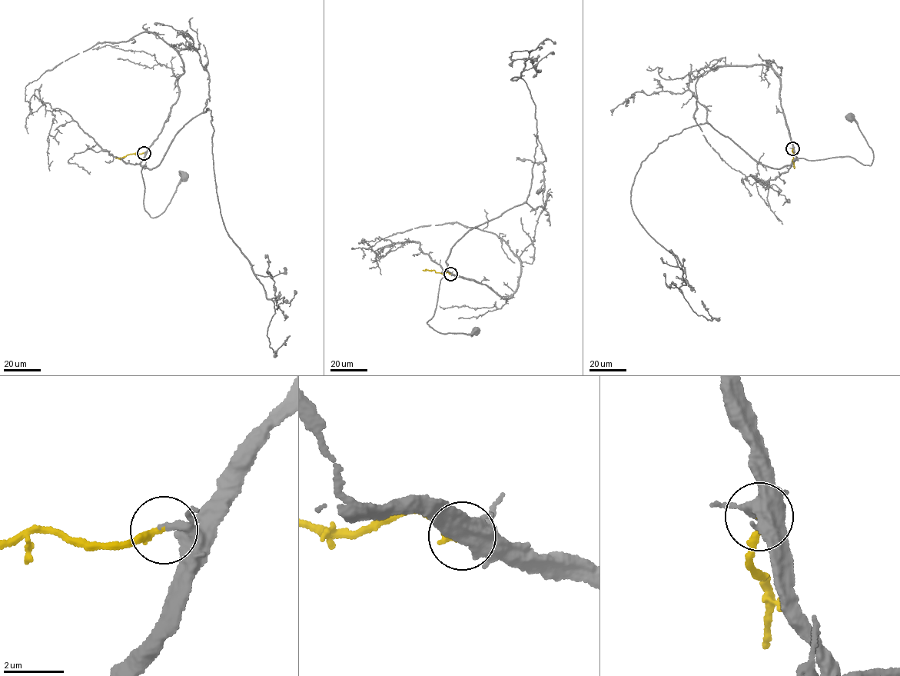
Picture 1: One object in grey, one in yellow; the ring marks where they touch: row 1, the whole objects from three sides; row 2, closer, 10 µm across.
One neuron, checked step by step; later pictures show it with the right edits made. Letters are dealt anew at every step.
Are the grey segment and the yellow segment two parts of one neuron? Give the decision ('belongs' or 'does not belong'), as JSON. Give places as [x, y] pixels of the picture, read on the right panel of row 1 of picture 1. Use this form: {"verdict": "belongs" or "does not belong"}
{"verdict": "belongs"}

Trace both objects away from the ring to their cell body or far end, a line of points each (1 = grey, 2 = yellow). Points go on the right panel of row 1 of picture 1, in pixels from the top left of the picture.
1: (792, 148), (798, 159), (811, 161), (849, 156), (870, 165), (873, 158), (871, 148), (858, 124), (850, 117)
2: (792, 148), (794, 168)

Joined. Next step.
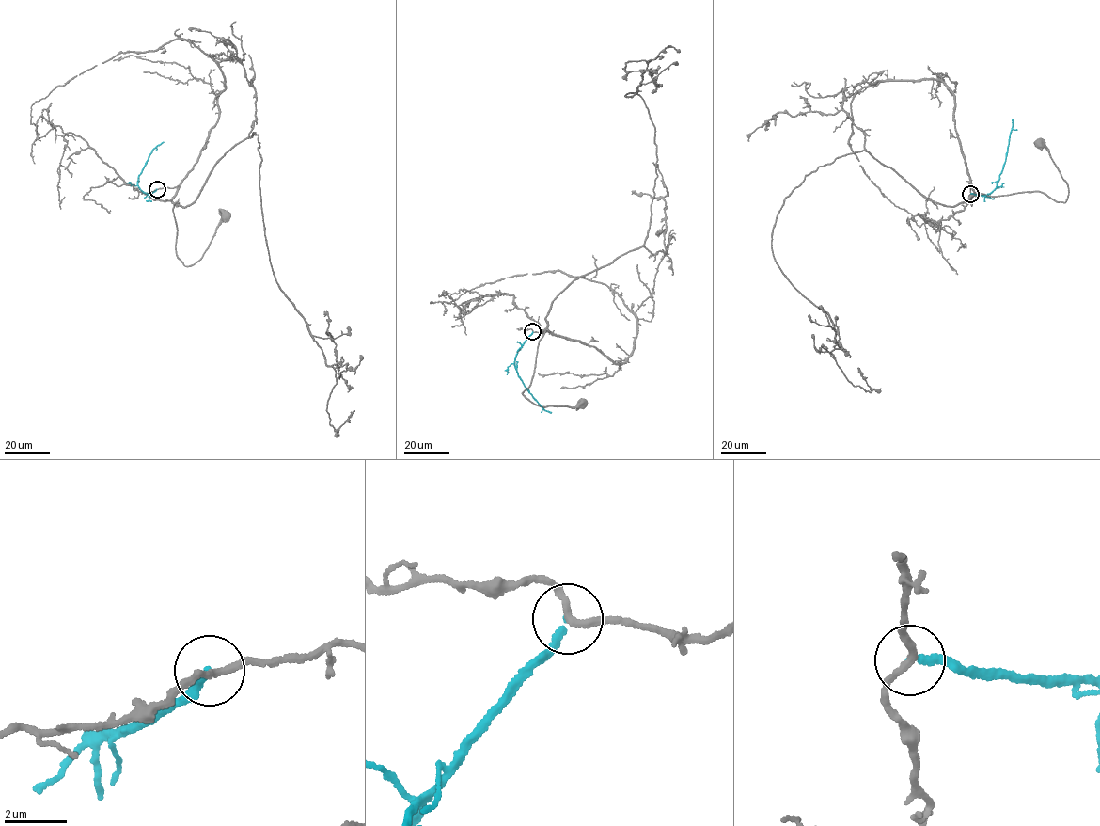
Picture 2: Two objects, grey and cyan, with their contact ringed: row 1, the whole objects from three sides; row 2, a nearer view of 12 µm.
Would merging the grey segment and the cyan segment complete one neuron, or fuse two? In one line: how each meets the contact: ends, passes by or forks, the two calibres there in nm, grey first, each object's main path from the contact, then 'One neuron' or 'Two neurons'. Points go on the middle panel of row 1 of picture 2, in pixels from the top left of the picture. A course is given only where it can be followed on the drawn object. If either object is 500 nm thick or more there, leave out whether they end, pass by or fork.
At the ring grey passes by. At the ring cyan ends. Thickness 220 nm (grey) against 170 nm. Course of grey: (532, 331), (551, 334), (542, 331), (530, 386), (522, 393), (545, 407), (572, 407), (582, 404). Course of cyan: (532, 331), (517, 352), (514, 364), (528, 391), (542, 407), (551, 413). Two neurons

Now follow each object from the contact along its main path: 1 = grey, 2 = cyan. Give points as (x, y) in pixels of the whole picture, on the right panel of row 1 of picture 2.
1: (970, 194), (970, 182), (976, 195), (1039, 191), (1064, 202), (1066, 182), (1049, 151), (1040, 143)
2: (970, 194), (990, 193), (997, 185), (1013, 119)

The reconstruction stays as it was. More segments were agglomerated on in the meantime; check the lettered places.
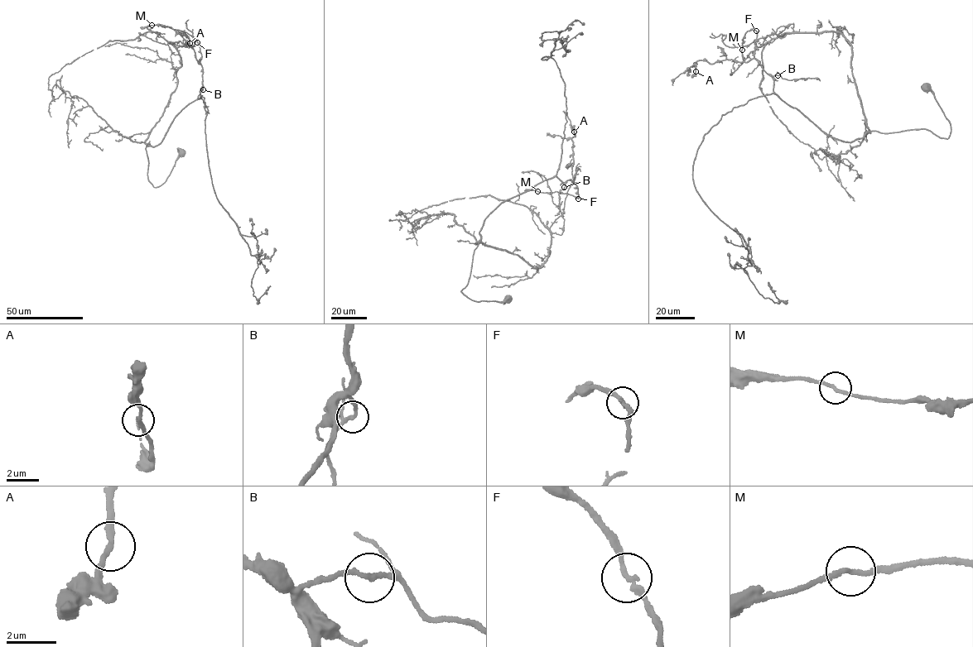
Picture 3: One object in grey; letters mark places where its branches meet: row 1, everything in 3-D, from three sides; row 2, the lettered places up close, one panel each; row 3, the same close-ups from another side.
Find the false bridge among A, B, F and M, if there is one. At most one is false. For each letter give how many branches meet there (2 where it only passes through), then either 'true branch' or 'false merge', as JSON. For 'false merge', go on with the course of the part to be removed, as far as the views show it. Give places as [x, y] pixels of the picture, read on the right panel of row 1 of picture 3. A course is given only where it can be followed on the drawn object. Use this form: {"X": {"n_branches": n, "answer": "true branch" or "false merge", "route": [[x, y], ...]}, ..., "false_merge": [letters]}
{"A": {"n_branches": 2, "answer": "true branch"}, "B": {"n_branches": 2, "answer": "true branch"}, "F": {"n_branches": 2, "answer": "true branch"}, "M": {"n_branches": 2, "answer": "true branch"}, "false_merge": []}

